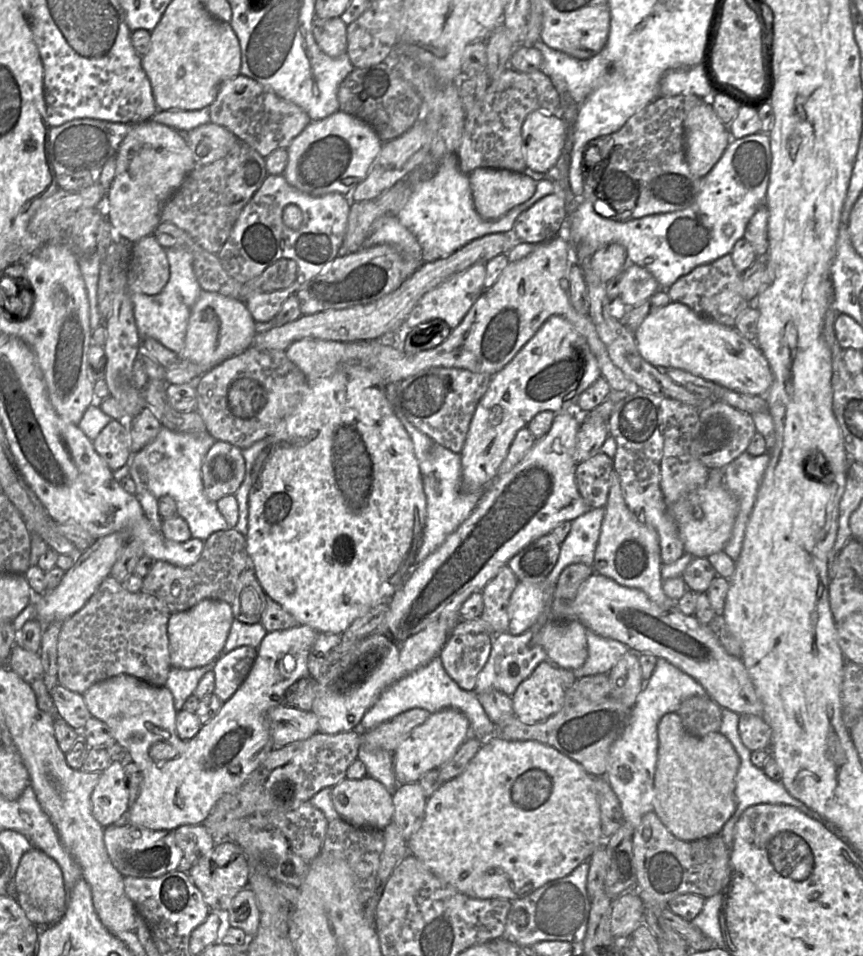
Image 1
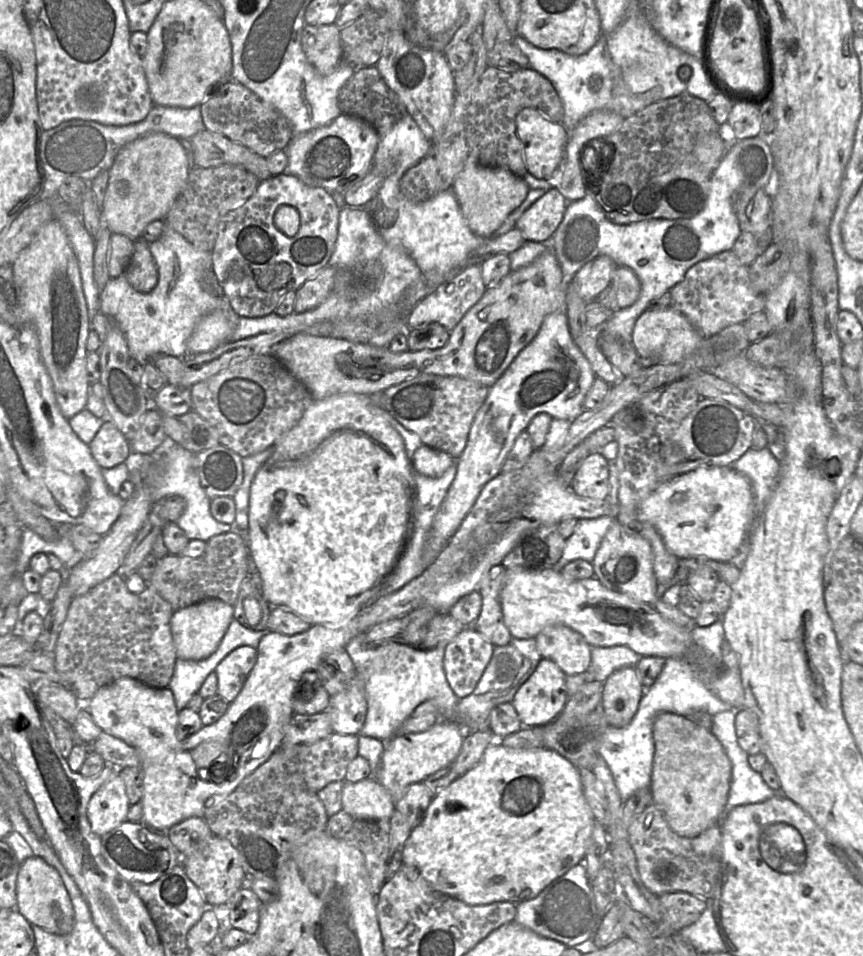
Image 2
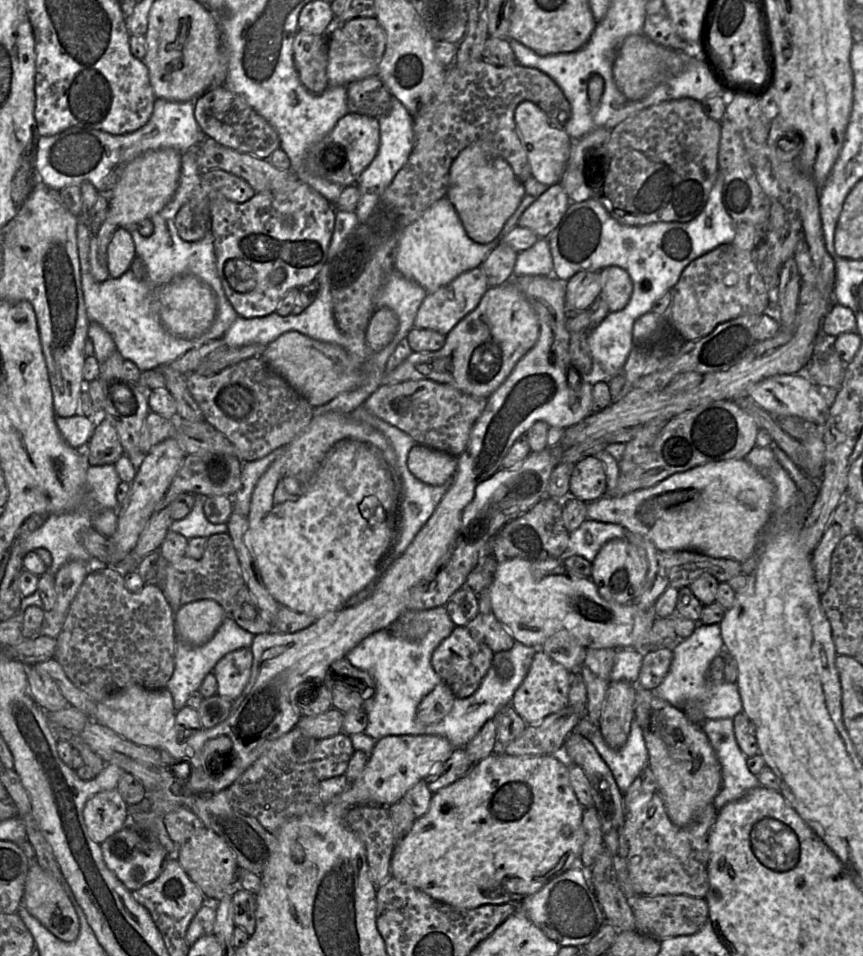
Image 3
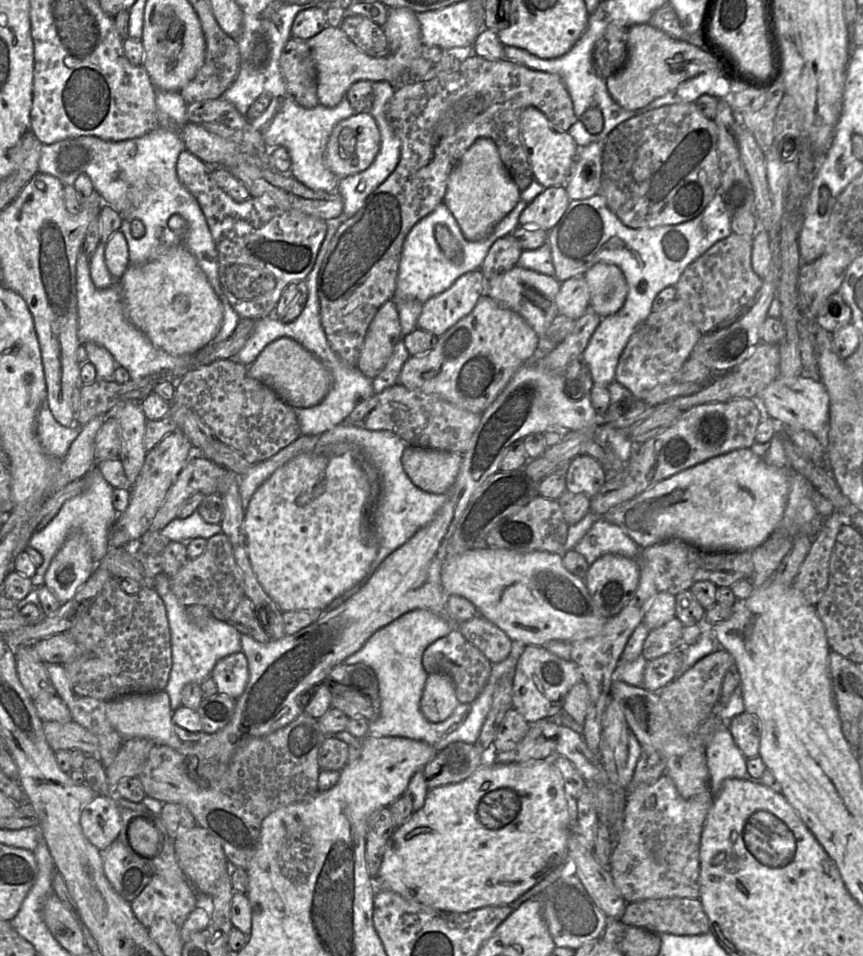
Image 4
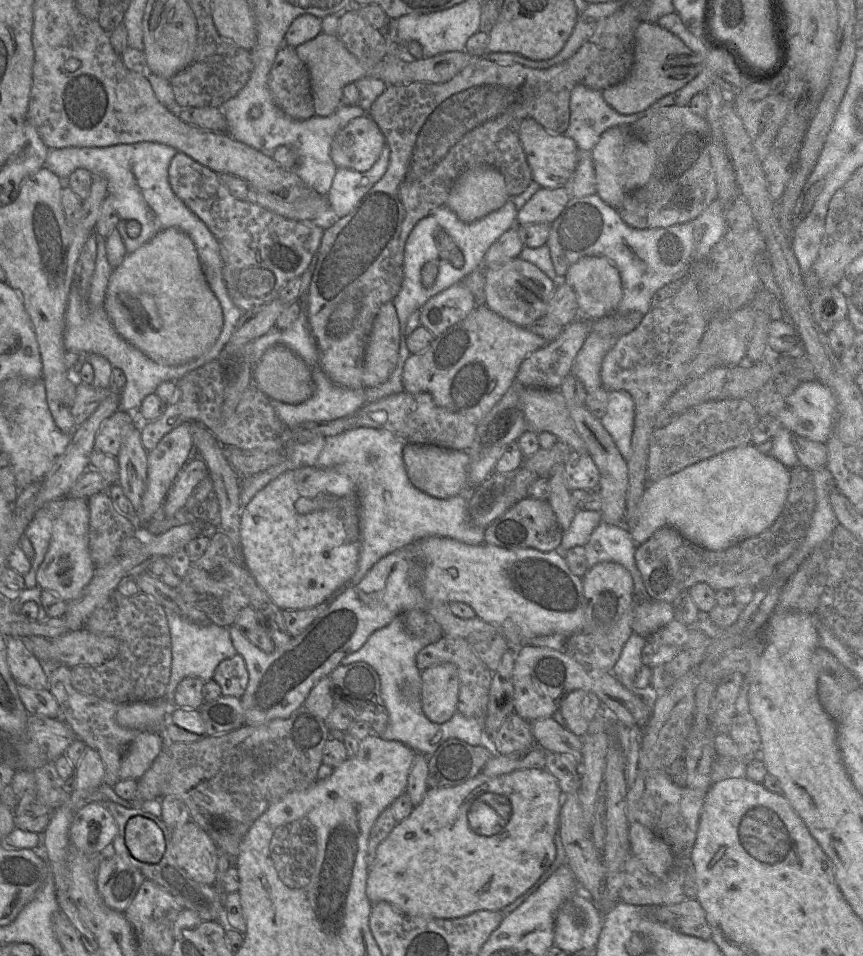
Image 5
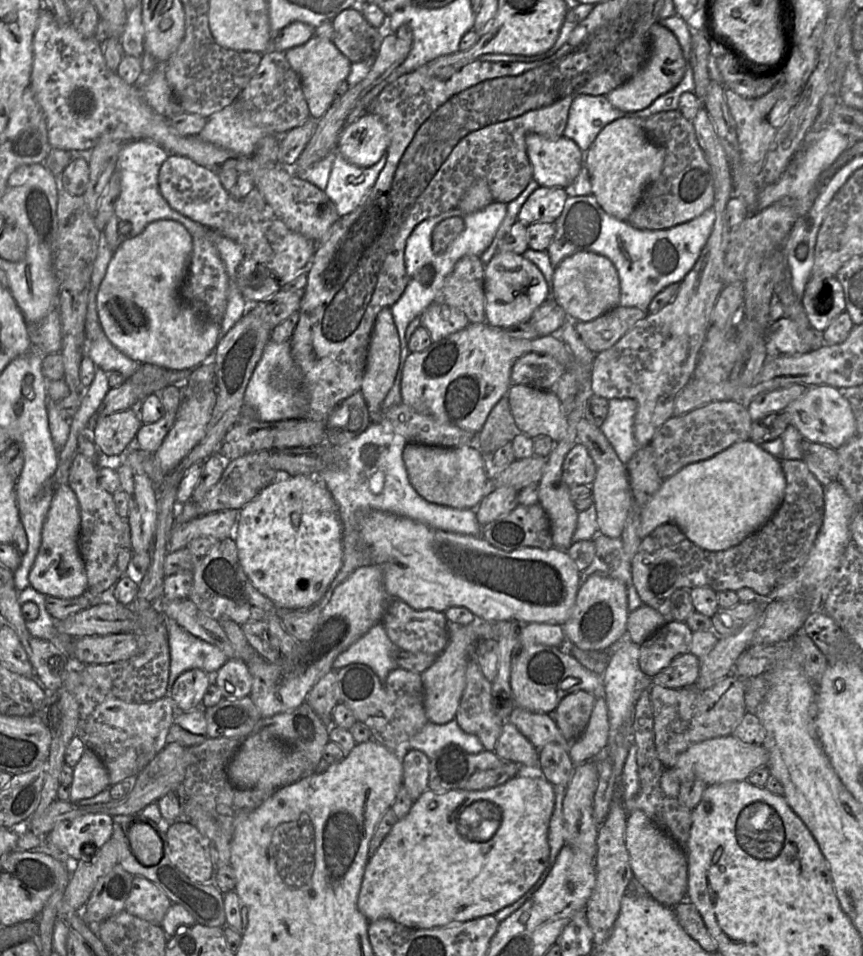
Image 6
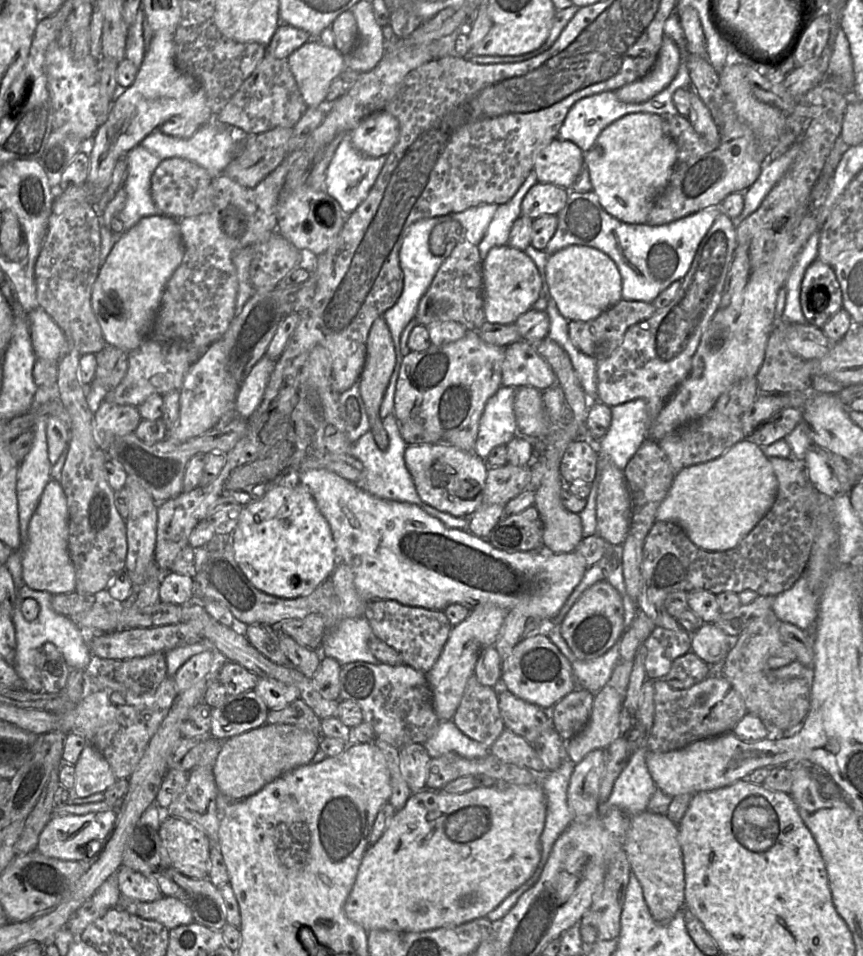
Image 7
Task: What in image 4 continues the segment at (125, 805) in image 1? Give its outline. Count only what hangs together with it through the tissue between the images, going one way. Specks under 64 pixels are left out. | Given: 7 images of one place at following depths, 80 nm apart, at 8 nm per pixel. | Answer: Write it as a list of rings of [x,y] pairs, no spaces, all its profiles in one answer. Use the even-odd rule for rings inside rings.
[[[113,794],[95,795],[81,811],[80,824],[86,838],[98,850],[107,849],[121,829],[120,805]]]

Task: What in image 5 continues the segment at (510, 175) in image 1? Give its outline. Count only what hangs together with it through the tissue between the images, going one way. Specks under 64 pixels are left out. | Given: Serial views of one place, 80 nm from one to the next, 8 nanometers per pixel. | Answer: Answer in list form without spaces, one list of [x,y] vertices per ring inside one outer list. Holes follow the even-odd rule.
[[[478,166],[457,178],[446,206],[460,220],[472,222],[501,208],[510,199],[503,175],[491,166]]]

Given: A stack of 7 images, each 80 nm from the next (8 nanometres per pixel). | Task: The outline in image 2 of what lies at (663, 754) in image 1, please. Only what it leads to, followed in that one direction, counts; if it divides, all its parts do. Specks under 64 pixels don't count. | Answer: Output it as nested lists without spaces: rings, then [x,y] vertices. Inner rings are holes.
[[[661,712],[655,717],[652,733],[651,803],[661,810],[673,832],[681,837],[696,837],[717,825],[728,799],[731,762],[711,731],[686,716]]]

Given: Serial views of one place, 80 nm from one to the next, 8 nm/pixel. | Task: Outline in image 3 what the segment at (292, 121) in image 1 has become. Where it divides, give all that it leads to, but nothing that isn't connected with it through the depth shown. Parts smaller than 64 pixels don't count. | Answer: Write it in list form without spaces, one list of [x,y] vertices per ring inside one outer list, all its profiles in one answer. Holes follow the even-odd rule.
[[[225,85],[209,89],[197,97],[194,115],[206,137],[239,152],[269,160],[271,154],[280,148],[280,139],[274,128],[242,96],[228,90]]]

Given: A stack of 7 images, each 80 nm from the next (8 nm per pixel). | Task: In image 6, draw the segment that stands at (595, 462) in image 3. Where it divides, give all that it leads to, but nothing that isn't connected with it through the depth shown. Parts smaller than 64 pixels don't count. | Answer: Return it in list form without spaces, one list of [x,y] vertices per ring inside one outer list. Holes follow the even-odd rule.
[[[576,442],[565,456],[562,466],[563,480],[569,488],[591,486],[596,477],[596,466],[586,447]]]

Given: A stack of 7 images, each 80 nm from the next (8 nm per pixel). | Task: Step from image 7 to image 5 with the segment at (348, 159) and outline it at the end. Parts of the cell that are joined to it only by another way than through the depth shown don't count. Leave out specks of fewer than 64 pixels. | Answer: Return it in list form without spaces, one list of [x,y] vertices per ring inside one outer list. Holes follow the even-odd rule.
[[[387,144],[377,162],[368,171],[337,169],[327,199],[335,218],[352,212],[364,195],[382,178],[390,161]]]

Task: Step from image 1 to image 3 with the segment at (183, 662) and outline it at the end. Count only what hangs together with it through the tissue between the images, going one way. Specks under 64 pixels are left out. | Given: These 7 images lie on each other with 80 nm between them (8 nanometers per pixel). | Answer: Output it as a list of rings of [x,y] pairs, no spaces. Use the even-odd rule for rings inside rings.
[[[198,600],[180,607],[175,613],[176,632],[186,642],[199,646],[207,643],[226,617],[214,600]]]

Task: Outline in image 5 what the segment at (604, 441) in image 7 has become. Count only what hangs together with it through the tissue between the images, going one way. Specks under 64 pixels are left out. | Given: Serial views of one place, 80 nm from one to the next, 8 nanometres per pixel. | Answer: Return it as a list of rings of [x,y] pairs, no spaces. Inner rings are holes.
[[[609,390],[607,412],[601,424],[613,439],[625,461],[632,454],[635,403],[627,392]]]

